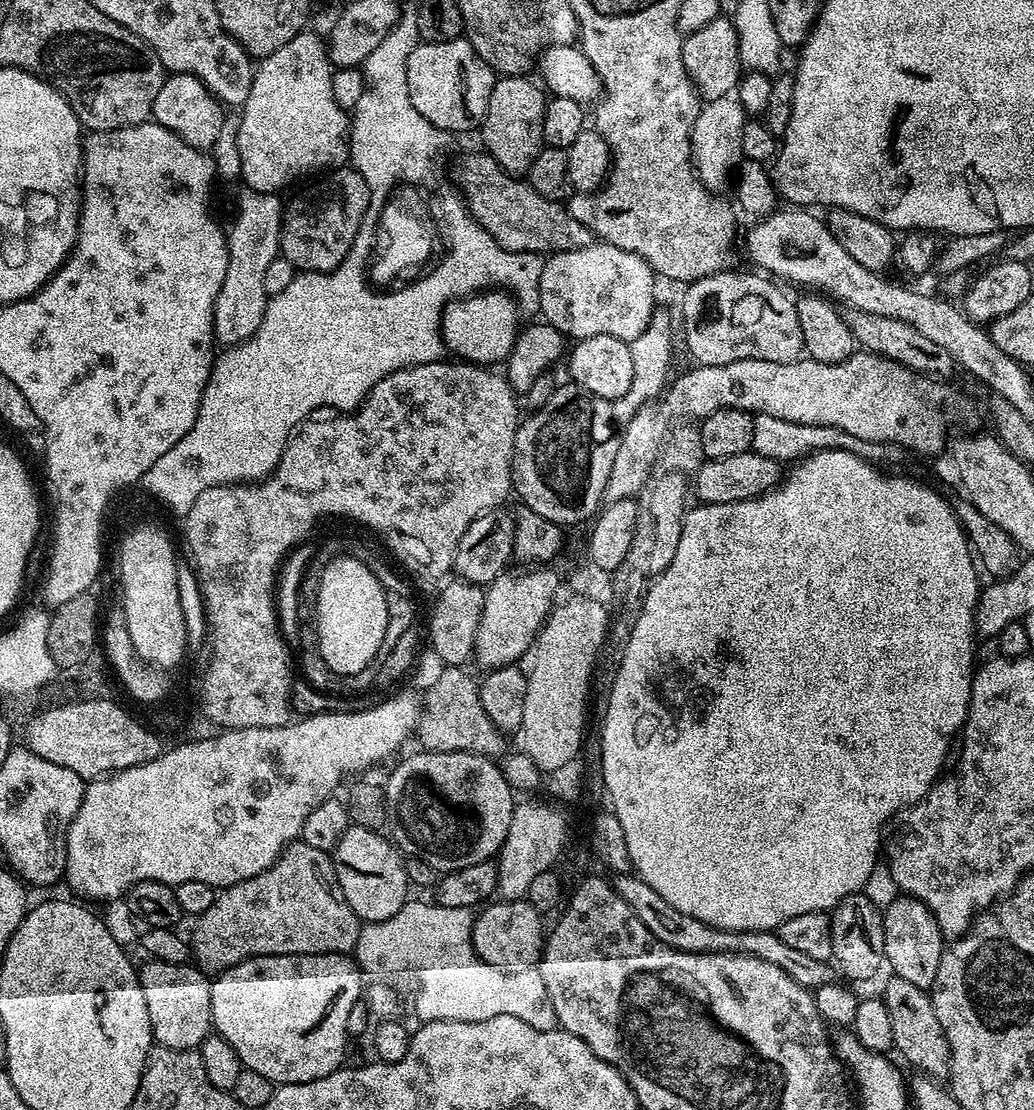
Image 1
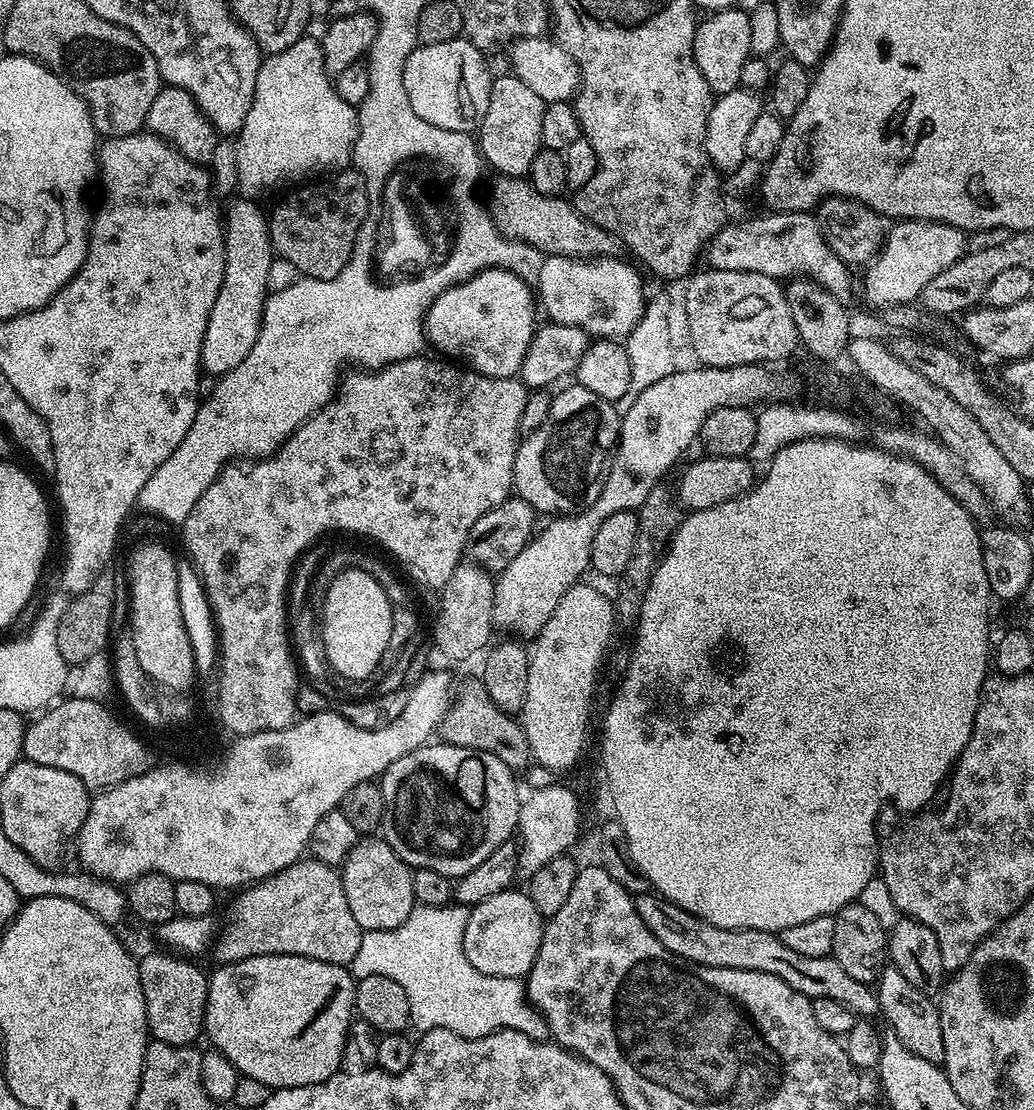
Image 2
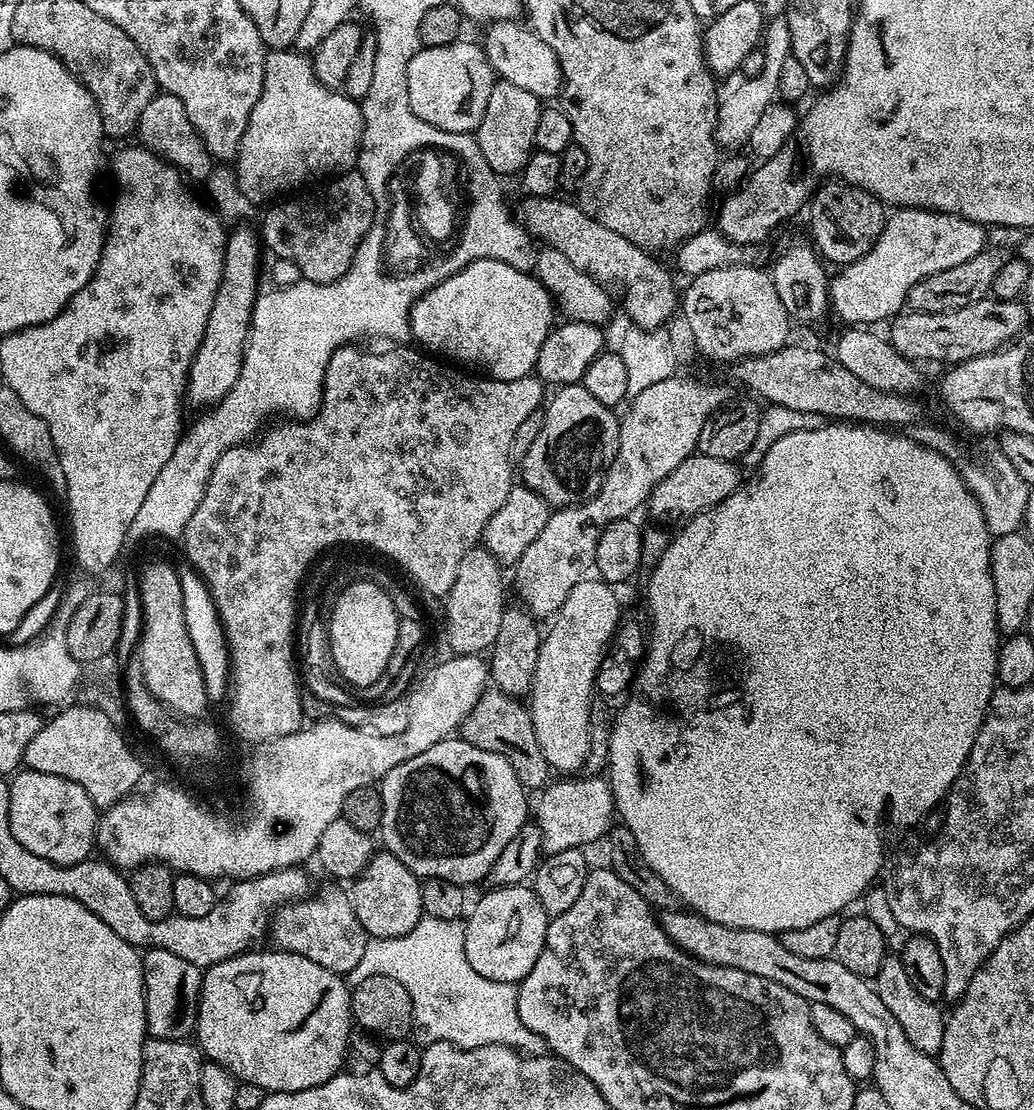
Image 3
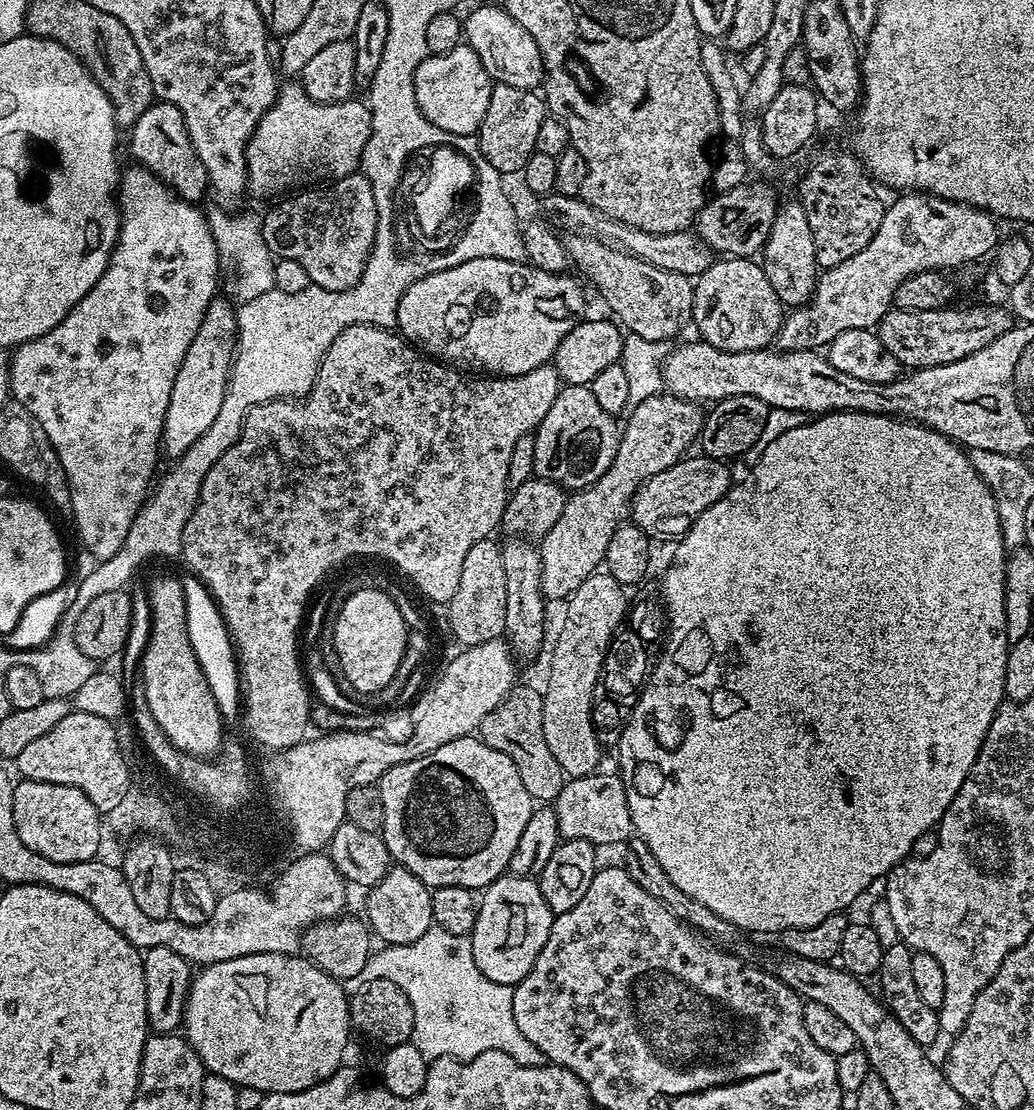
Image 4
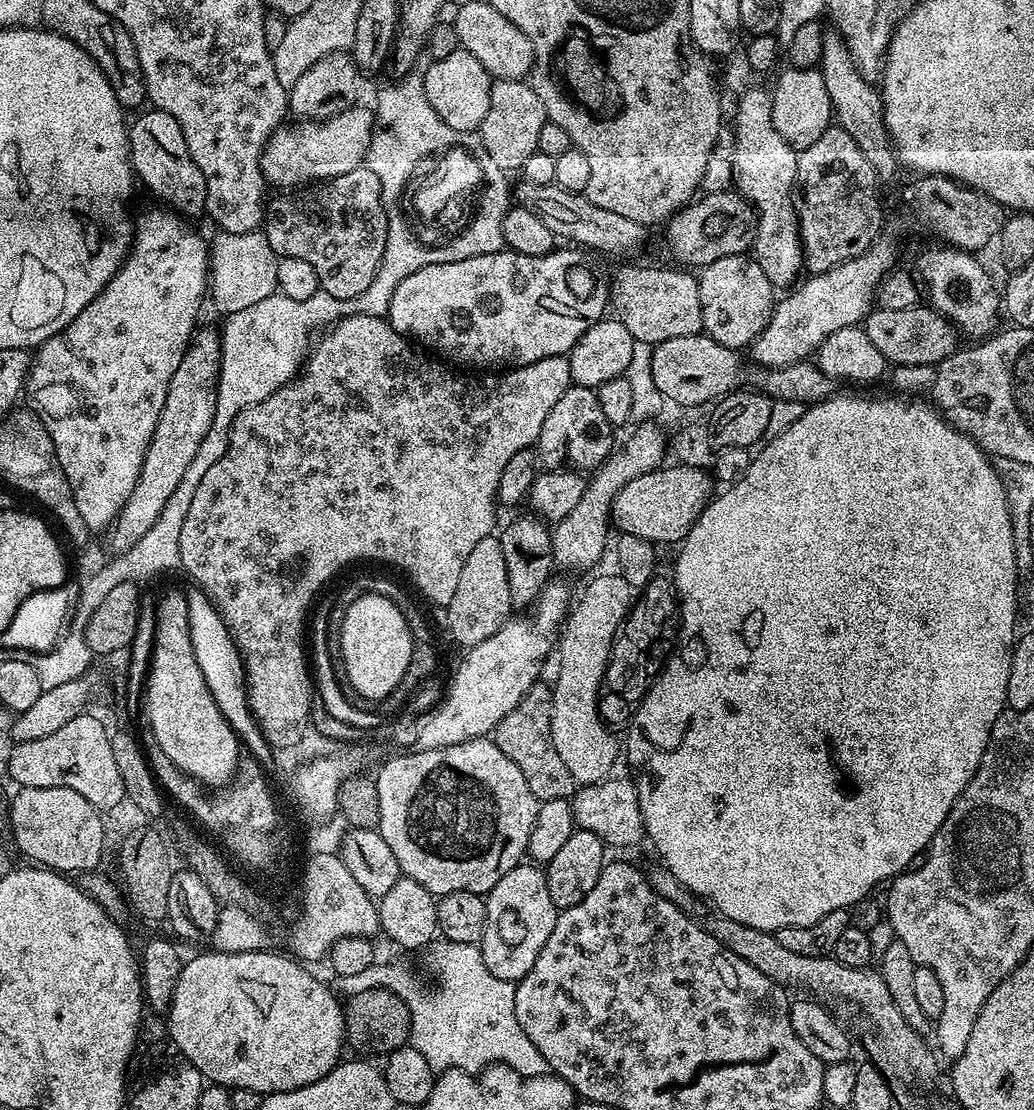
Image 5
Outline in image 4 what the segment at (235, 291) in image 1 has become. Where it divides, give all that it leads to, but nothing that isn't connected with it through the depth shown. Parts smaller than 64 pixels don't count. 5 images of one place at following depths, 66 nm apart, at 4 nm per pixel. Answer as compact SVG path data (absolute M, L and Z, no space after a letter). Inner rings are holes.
M217 298L210 302L202 326L198 326L198 334L194 334L194 342L190 342L190 350L186 350L186 358L182 358L182 366L178 366L178 378L174 378L174 390L170 390L170 406L166 406L164 419L162 452L165 457L179 458L186 454L186 450L210 430L218 410L222 410L222 398L226 398L228 377L237 353L236 308L233 301L228 300Z

